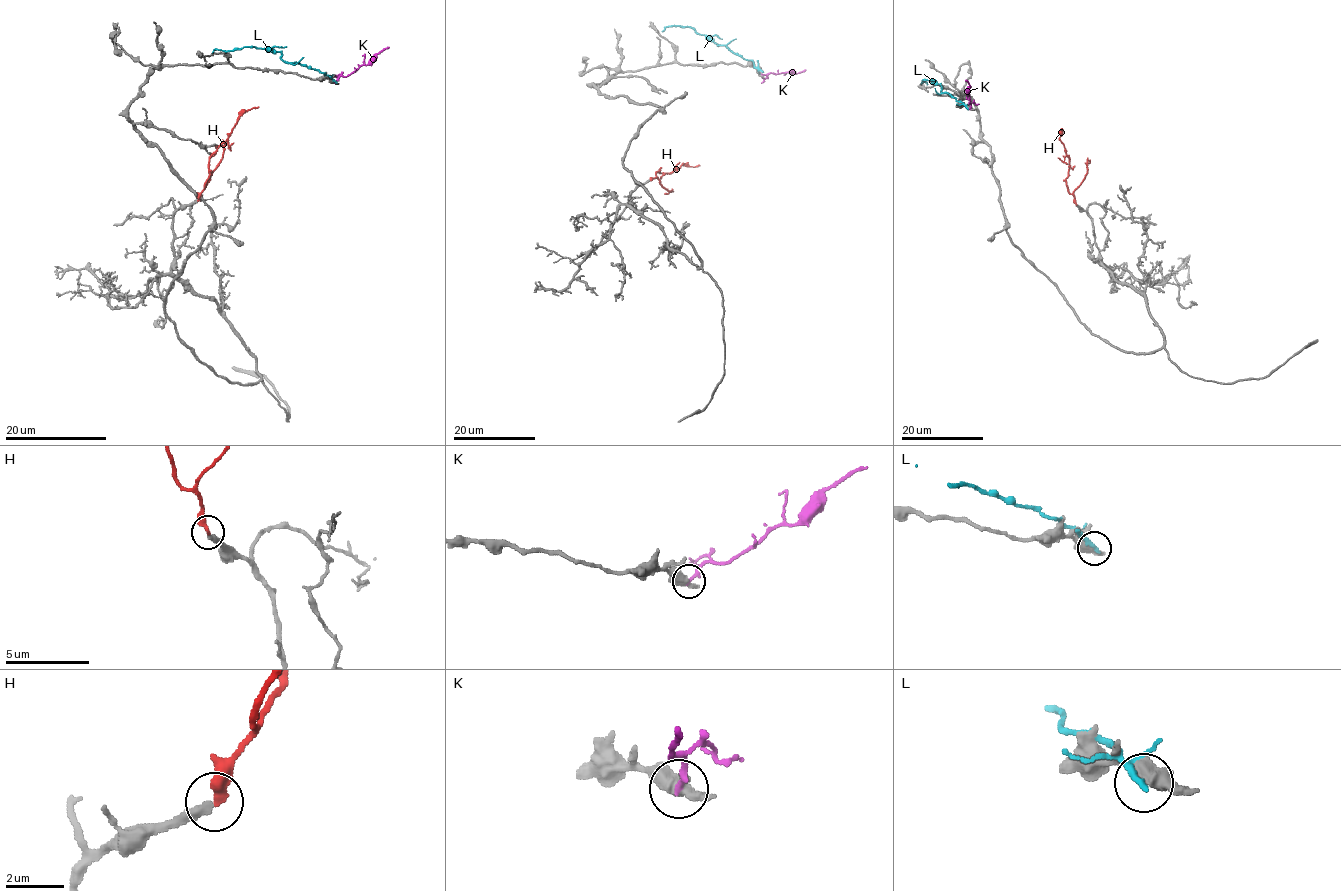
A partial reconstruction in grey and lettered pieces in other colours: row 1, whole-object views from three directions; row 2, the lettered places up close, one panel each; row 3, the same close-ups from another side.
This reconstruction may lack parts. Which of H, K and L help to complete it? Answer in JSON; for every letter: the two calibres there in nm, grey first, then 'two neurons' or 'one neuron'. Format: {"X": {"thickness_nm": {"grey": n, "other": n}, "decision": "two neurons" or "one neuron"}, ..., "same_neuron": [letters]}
{"H": {"thickness_nm": {"grey": 320, "other": 360}, "decision": "one neuron"}, "K": {"thickness_nm": {"grey": 440, "other": 240}, "decision": "two neurons"}, "L": {"thickness_nm": {"grey": 480, "other": 260}, "decision": "two neurons"}, "same_neuron": ["H"]}

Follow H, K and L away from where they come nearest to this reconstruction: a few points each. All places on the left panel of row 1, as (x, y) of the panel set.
H: (198, 200), (209, 175), (209, 159), (238, 118), (259, 106)
K: (335, 82), (341, 76), (355, 72), (389, 47)
L: (335, 82), (322, 72), (285, 62), (279, 52), (267, 52), (264, 48), (215, 49), (212, 53)

